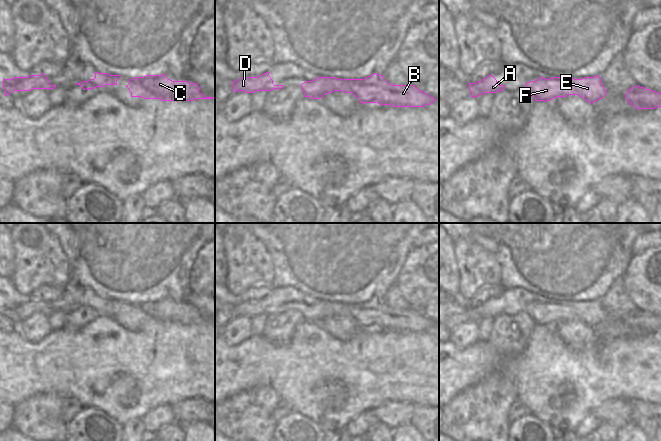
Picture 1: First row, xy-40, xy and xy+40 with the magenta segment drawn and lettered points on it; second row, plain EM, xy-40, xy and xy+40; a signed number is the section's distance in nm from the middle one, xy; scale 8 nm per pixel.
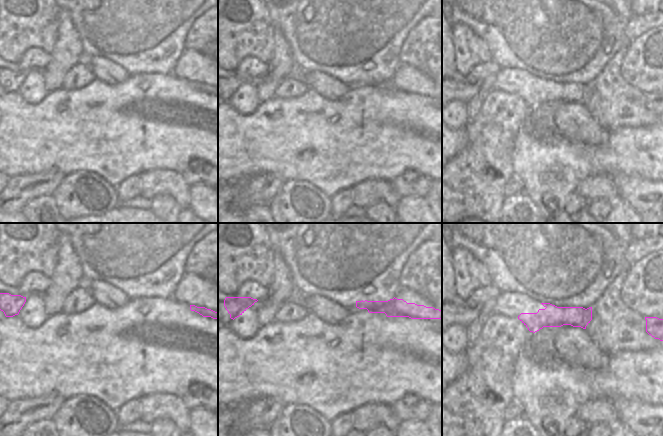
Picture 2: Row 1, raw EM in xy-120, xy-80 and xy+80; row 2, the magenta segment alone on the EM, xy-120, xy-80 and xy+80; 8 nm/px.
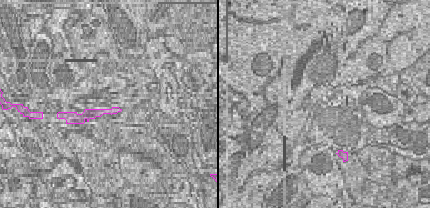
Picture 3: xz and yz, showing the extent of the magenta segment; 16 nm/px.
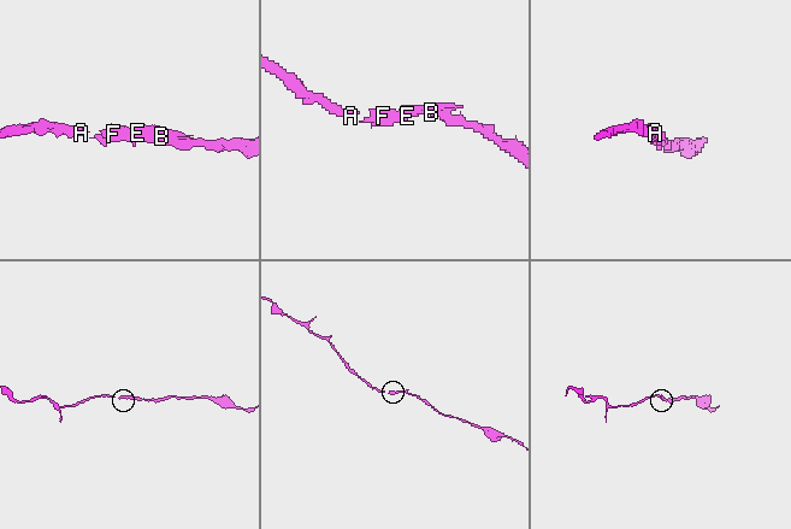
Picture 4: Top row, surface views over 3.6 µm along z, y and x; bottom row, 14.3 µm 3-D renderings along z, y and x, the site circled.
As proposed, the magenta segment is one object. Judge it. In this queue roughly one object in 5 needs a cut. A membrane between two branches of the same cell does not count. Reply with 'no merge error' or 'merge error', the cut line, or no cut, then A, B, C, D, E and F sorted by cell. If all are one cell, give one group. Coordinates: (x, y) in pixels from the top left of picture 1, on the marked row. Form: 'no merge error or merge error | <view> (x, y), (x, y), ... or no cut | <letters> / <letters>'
no merge error | no cut | A B C D E F

